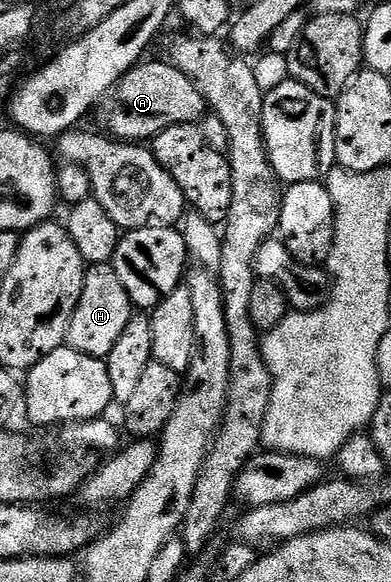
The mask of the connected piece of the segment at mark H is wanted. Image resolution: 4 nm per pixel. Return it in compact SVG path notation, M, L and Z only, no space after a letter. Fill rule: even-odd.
M111 262L88 265L81 288L81 300L77 300L73 320L69 320L66 345L72 346L82 354L106 359L107 354L113 352L113 344L117 344L121 332L125 332L125 324L129 324L132 313L129 292L125 292L125 284L121 284L114 265Z

